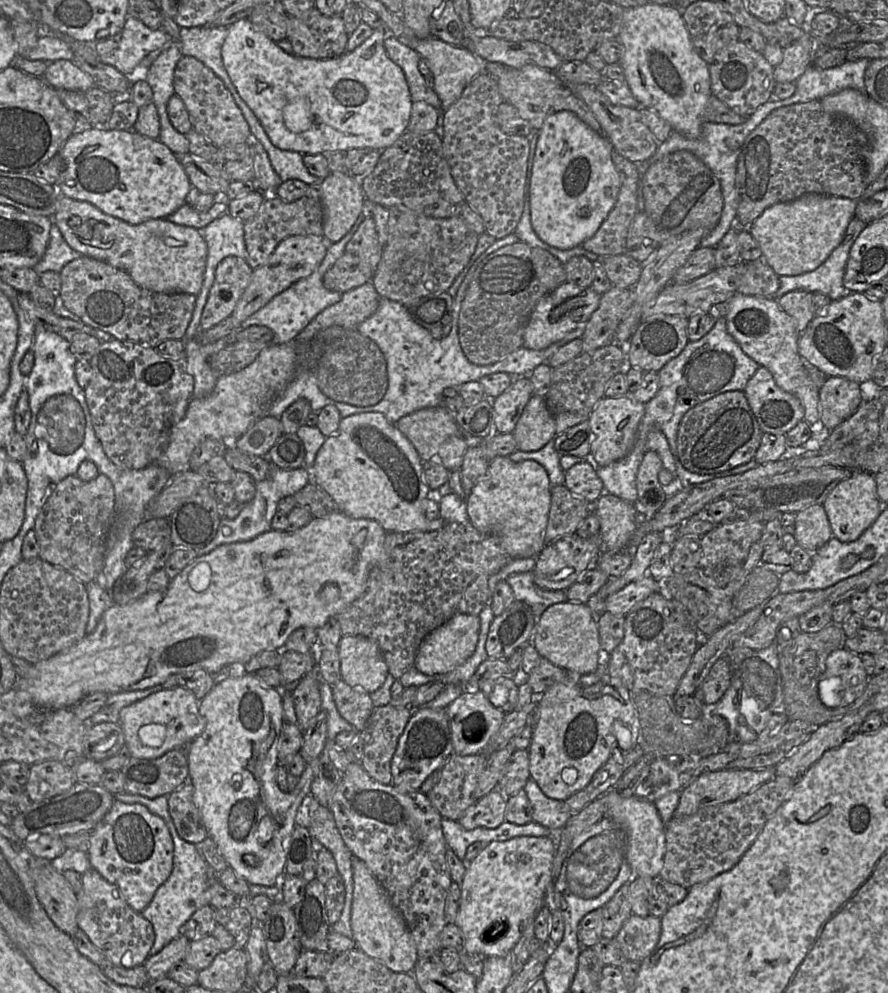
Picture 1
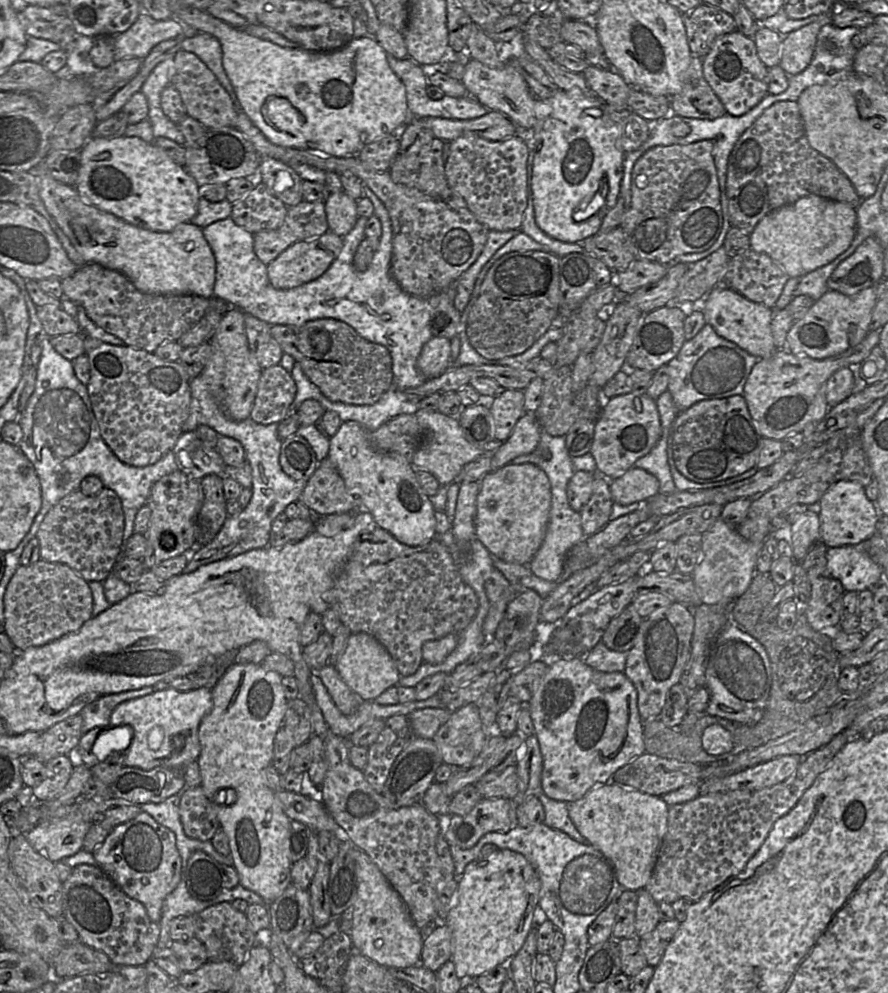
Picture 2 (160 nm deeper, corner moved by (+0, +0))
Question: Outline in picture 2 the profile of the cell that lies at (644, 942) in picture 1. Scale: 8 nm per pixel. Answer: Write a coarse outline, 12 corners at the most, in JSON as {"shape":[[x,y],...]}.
{"shape":[[661,920],[639,939],[649,966],[659,964],[679,926]]}

